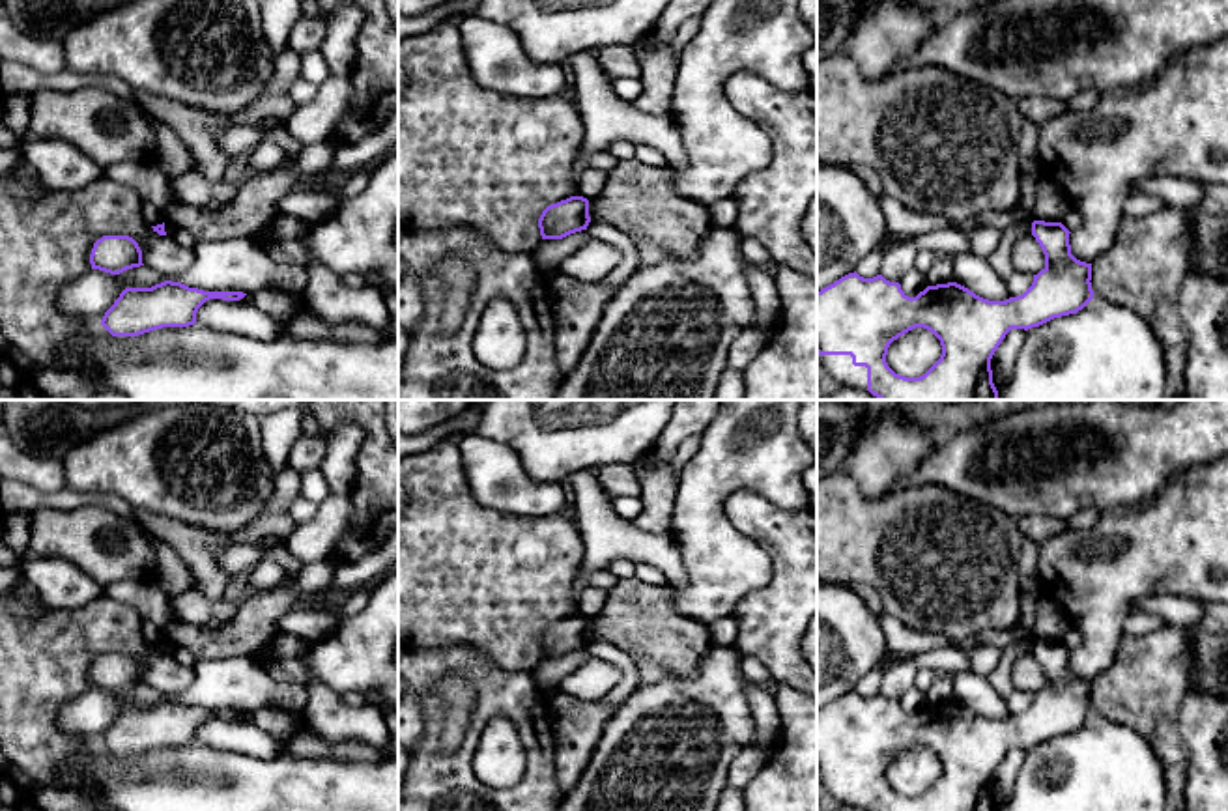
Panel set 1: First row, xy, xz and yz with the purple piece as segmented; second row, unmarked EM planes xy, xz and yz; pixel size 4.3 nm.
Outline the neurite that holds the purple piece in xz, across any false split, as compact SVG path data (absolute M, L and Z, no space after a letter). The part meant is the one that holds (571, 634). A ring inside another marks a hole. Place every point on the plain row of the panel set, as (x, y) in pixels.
M570 615L548 624L538 637L538 647L542 658L563 658L587 648L589 641L589 619L583 615Z

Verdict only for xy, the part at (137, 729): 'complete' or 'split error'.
complete

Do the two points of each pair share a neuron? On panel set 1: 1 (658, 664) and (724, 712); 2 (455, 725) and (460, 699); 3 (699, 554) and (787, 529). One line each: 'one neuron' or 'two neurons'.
1: two neurons
2: one neuron
3: two neurons

